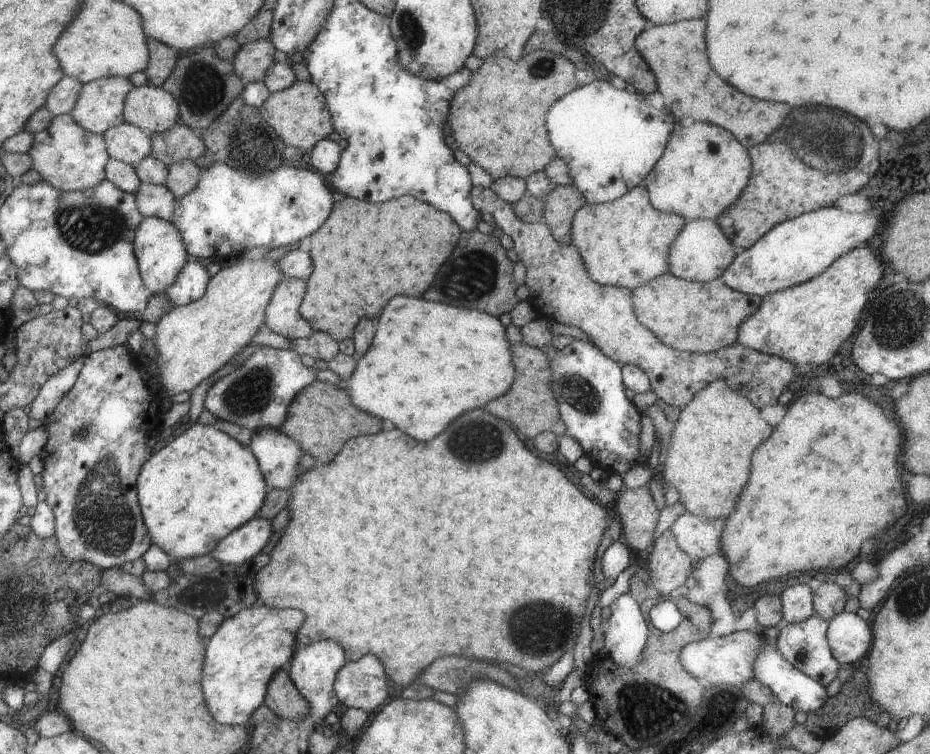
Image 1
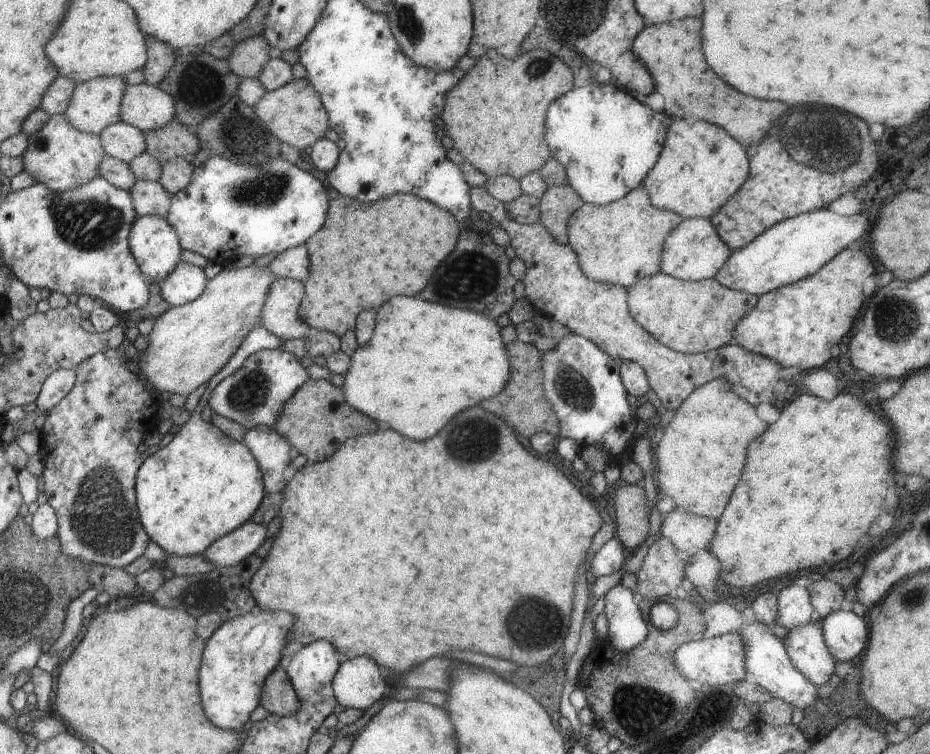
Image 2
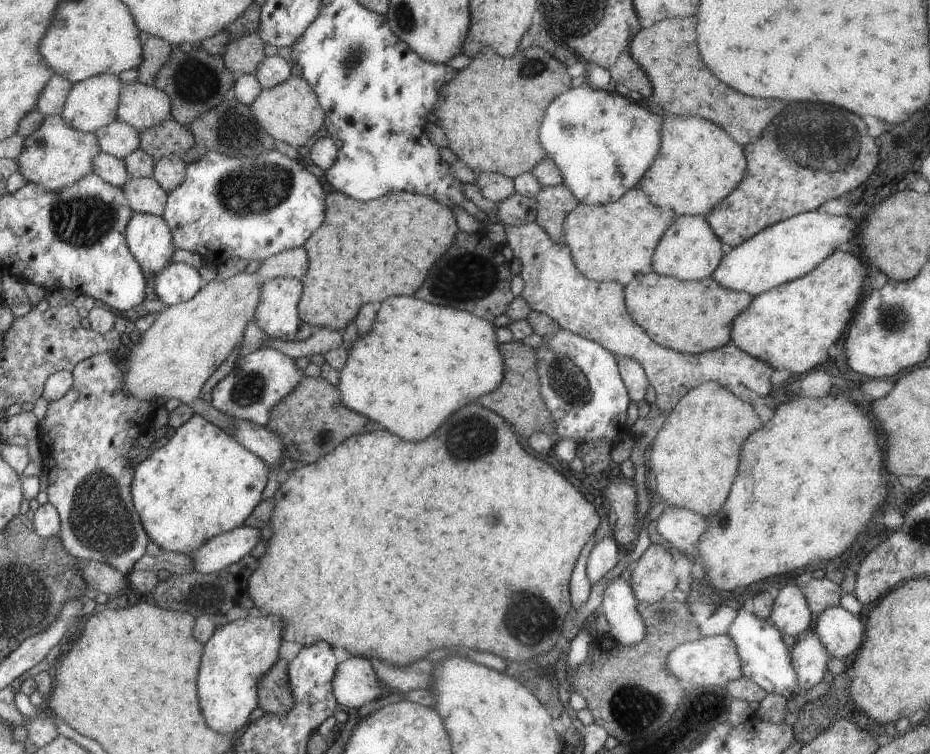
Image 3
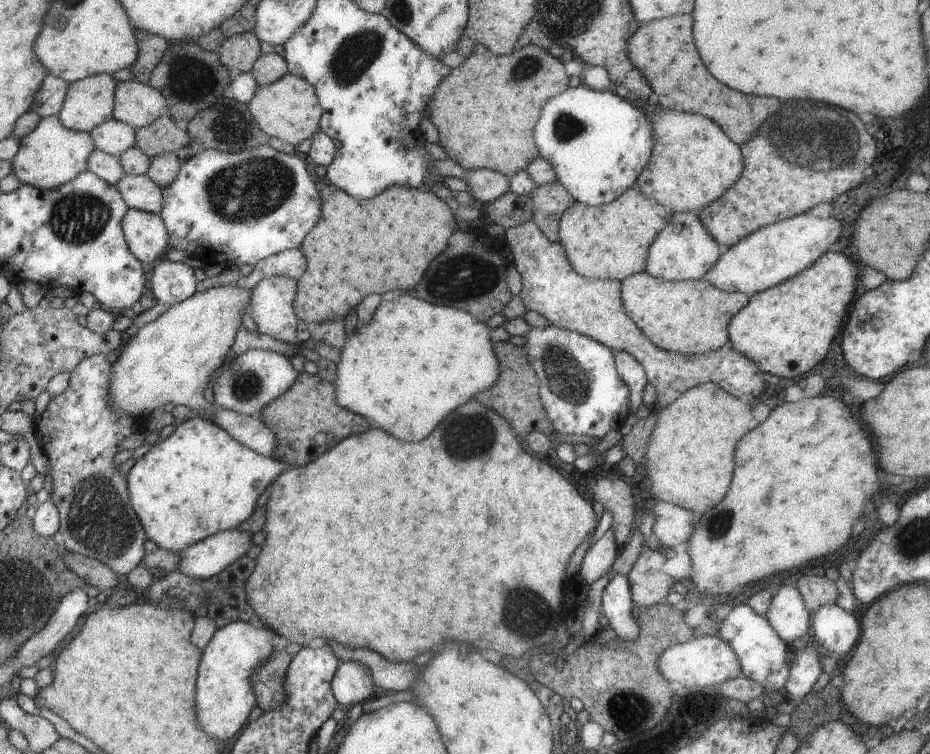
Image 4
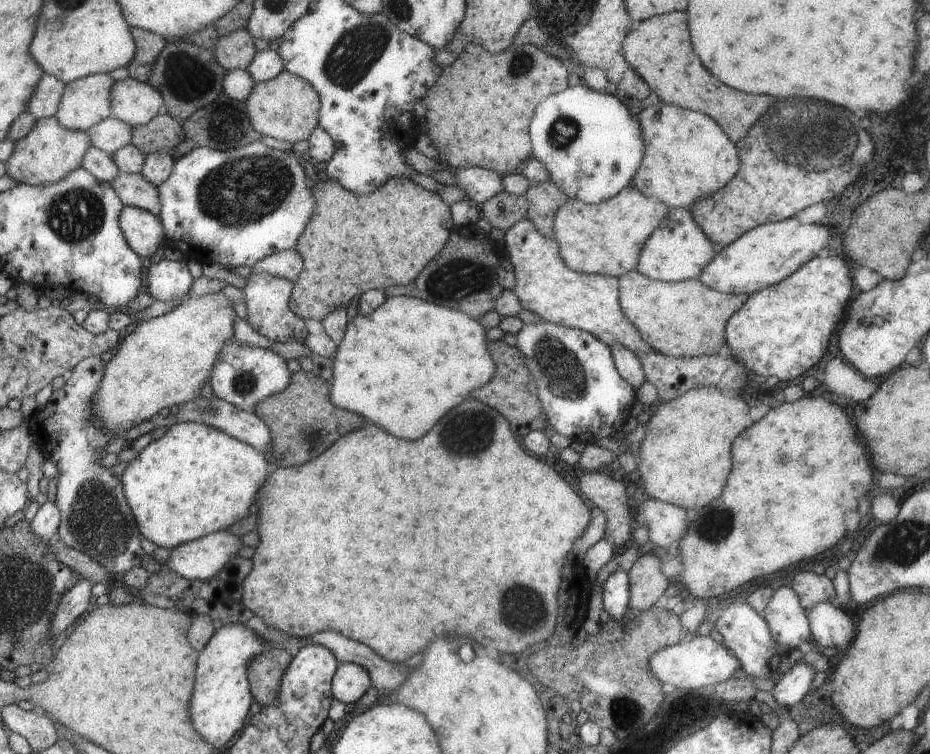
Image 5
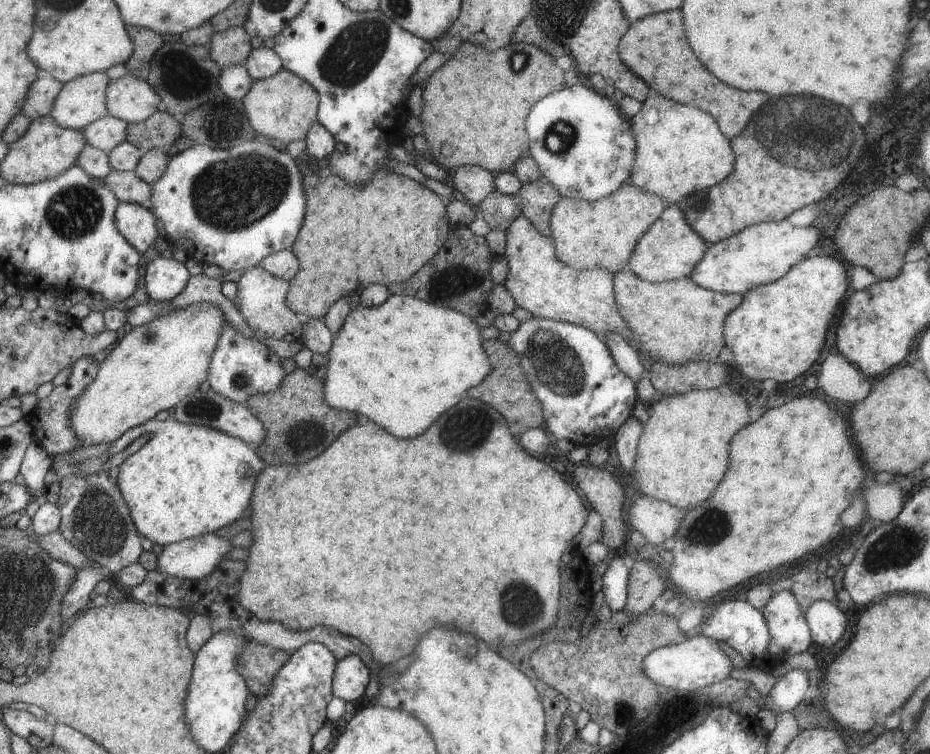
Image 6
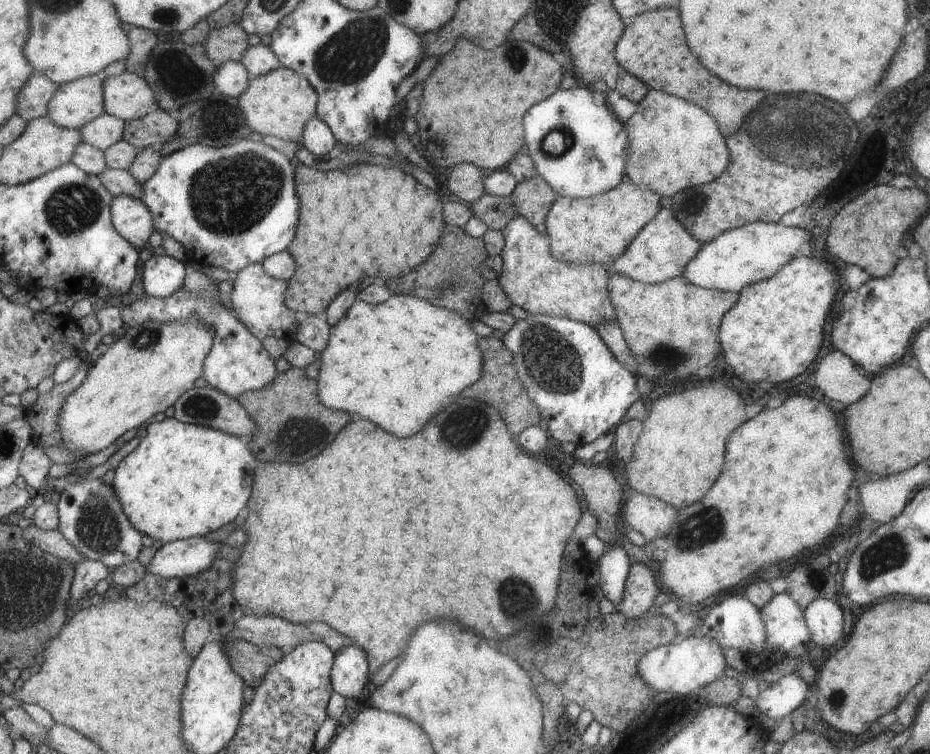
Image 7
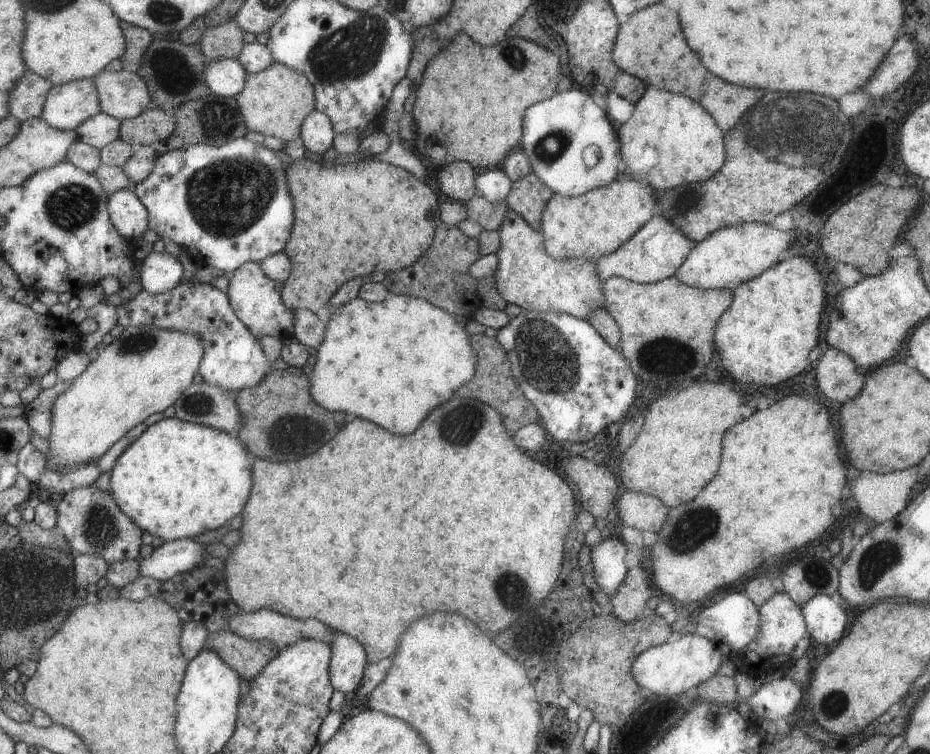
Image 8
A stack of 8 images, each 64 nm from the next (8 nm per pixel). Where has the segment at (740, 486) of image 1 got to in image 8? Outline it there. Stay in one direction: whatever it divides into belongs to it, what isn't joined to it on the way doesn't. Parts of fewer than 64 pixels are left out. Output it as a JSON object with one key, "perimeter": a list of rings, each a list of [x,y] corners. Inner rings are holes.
{"perimeter":[[[700,378],[692,386],[650,404],[636,440],[622,454],[622,482],[628,491],[658,497],[668,508],[690,502],[720,466],[722,436],[742,420],[742,398],[730,386]]]}

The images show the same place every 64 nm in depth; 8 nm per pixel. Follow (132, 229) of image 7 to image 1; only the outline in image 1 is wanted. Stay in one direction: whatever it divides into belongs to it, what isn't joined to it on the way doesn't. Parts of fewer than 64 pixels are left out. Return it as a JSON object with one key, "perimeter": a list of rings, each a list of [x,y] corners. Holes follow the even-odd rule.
{"perimeter":[[[145,217],[142,220],[142,228],[138,228],[138,236],[134,238],[134,252],[138,252],[138,264],[145,287],[154,295],[166,293],[177,276],[180,275],[182,267],[190,261],[189,251],[186,248],[184,237],[177,225],[158,217]]]}

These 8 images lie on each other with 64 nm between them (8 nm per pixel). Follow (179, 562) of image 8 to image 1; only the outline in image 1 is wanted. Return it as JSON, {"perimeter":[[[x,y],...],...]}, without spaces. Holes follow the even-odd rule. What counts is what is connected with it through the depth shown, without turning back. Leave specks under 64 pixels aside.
{"perimeter":[[[254,517],[230,532],[210,553],[221,564],[238,564],[252,558],[264,548],[273,528],[270,519]]]}

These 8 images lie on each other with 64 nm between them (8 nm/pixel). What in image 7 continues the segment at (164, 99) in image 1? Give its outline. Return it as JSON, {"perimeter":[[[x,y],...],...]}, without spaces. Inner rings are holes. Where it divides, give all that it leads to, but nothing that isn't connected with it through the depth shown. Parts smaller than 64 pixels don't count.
{"perimeter":[[[124,71],[105,82],[107,112],[123,121],[141,119],[156,108],[156,93],[145,77]]]}

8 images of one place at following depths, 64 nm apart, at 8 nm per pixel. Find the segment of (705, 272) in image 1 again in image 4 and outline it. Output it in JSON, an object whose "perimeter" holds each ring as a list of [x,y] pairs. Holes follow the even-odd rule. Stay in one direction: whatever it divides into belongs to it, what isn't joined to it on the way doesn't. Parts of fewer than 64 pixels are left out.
{"perimeter":[[[694,211],[673,213],[670,222],[661,230],[649,248],[645,271],[652,276],[671,281],[699,280],[720,258],[720,246],[705,227],[699,213]]]}

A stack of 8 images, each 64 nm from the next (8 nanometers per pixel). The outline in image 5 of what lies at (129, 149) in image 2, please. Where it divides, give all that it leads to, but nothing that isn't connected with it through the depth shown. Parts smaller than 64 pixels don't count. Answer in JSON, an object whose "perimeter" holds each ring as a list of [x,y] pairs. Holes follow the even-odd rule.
{"perimeter":[[[112,116],[89,130],[93,144],[99,149],[115,155],[133,139],[133,126]]]}

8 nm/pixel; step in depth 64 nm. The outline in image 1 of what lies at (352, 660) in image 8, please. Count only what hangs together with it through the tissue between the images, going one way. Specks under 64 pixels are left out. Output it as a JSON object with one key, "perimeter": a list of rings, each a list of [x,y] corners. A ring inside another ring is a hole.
{"perimeter":[[[364,655],[358,661],[348,661],[345,666],[337,672],[336,693],[346,706],[365,710],[372,715],[372,710],[382,706],[390,694],[388,690],[388,676],[384,672],[385,665],[374,655]]]}

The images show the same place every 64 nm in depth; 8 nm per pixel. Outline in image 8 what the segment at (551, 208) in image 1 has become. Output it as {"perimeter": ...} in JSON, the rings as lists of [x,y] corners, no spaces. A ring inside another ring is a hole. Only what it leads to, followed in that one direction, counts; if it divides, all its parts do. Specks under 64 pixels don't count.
{"perimeter":[[[532,171],[524,178],[513,181],[505,199],[512,211],[525,217],[534,229],[542,232],[542,213],[553,193],[553,190]]]}

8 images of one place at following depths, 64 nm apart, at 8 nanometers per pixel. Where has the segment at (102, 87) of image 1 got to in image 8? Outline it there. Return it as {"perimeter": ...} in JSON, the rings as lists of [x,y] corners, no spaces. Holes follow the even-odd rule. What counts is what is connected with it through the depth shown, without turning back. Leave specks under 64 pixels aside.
{"perimeter":[[[95,77],[55,85],[43,116],[54,128],[73,131],[103,112],[103,100]]]}

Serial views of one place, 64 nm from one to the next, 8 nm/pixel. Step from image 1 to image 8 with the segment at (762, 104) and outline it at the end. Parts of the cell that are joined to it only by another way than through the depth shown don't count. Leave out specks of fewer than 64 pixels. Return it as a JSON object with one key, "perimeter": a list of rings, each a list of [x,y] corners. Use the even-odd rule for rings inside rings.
{"perimeter":[[[661,2],[636,11],[630,15],[630,20],[621,20],[616,46],[613,48],[613,61],[616,66],[624,73],[642,79],[650,87],[678,93],[700,103],[713,115],[724,134],[736,127],[742,115],[766,94],[766,90],[734,86],[710,74],[702,66],[698,56],[688,48],[680,28],[678,14],[672,8],[666,8]]]}

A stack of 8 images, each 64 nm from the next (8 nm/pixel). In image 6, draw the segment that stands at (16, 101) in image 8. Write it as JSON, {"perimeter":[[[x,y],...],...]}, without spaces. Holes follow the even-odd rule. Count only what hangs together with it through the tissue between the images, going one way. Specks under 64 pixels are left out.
{"perimeter":[[[43,74],[30,89],[24,110],[31,119],[50,117],[65,83],[50,74]]]}

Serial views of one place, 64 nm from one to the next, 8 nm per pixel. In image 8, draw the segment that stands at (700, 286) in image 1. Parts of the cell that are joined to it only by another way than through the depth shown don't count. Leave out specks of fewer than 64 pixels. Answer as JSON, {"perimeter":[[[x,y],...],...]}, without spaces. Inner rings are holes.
{"perimeter":[[[612,275],[604,281],[605,308],[621,329],[621,352],[643,382],[658,386],[694,380],[712,360],[720,318],[733,302],[728,289],[701,289],[677,279],[635,283]]]}

